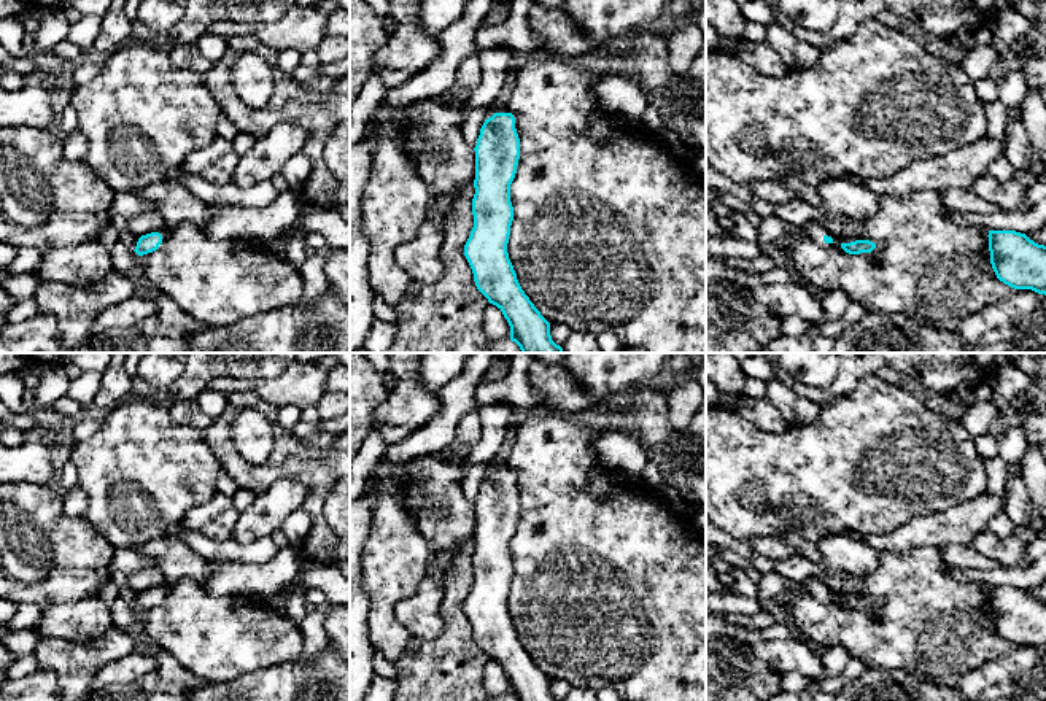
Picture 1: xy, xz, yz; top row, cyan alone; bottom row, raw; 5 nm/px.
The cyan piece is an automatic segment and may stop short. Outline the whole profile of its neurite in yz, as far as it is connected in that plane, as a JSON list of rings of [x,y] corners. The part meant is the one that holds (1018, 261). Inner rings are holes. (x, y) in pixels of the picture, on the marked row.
[[[989,230],[990,264],[1000,281],[1046,296],[1046,246],[1016,230]]]

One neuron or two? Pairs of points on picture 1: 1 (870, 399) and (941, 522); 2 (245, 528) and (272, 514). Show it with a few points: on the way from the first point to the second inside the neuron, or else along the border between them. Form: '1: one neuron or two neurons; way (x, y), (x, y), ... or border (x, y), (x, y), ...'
1: two neurons; border (972, 498), (943, 511), (911, 517), (902, 526)
2: one neuron; way (251, 525), (266, 517)

